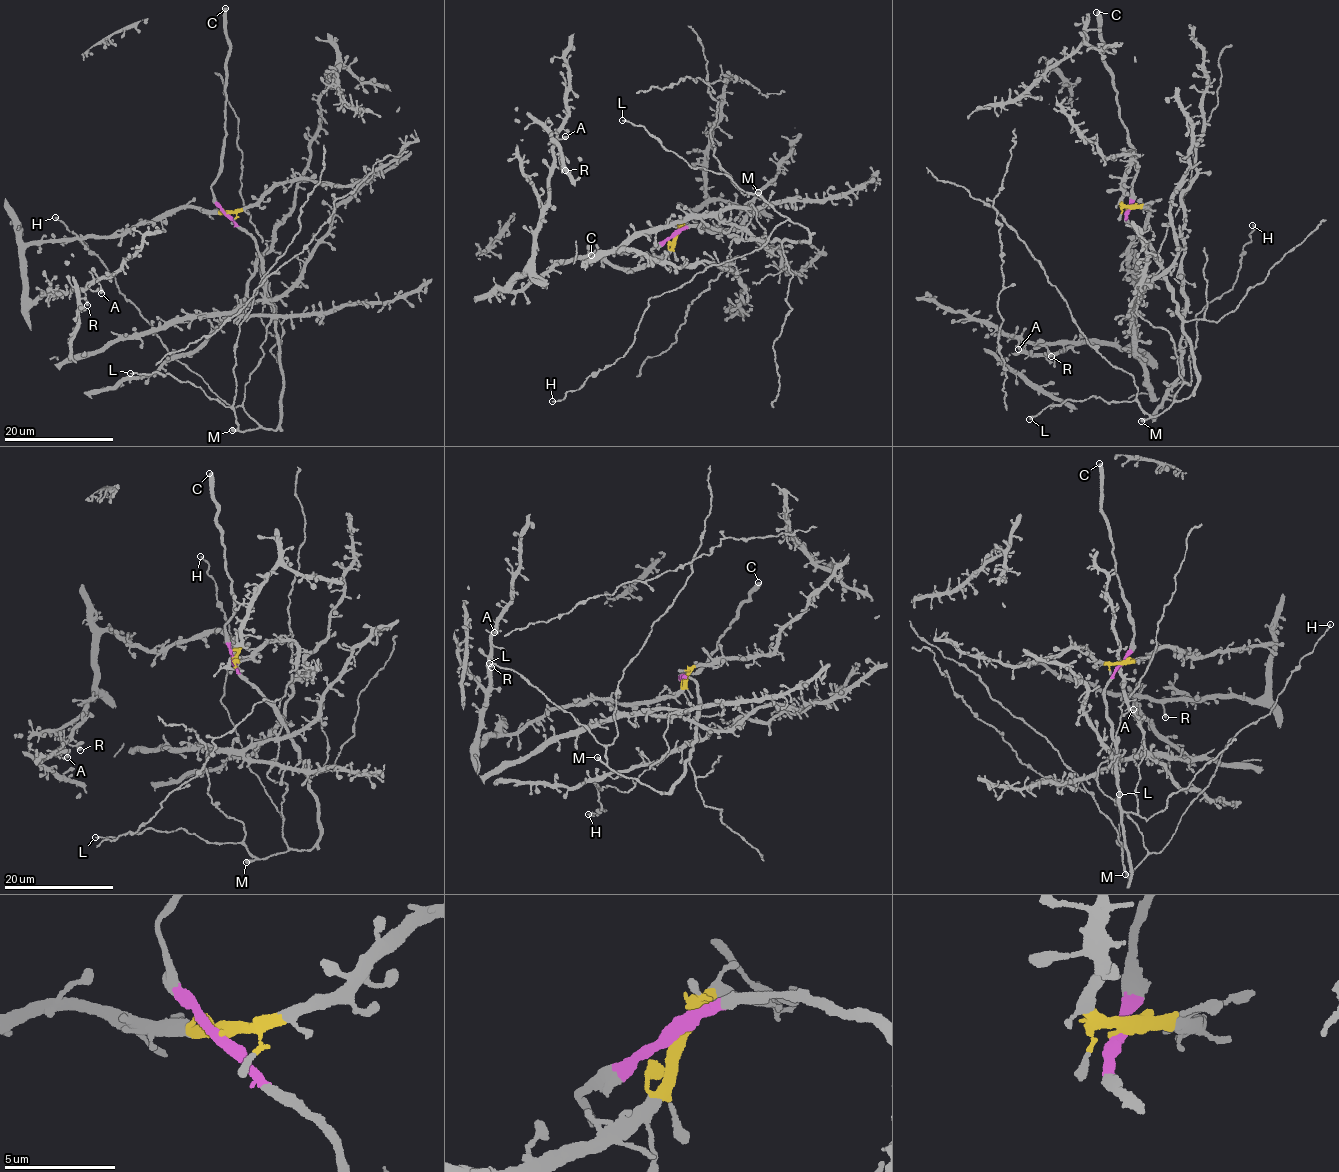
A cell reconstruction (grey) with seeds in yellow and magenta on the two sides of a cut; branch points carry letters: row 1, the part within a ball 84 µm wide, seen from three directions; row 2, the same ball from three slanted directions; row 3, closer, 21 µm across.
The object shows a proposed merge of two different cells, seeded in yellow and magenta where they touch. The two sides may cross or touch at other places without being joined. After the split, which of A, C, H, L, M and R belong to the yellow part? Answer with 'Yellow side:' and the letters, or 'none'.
Yellow side: A, R

